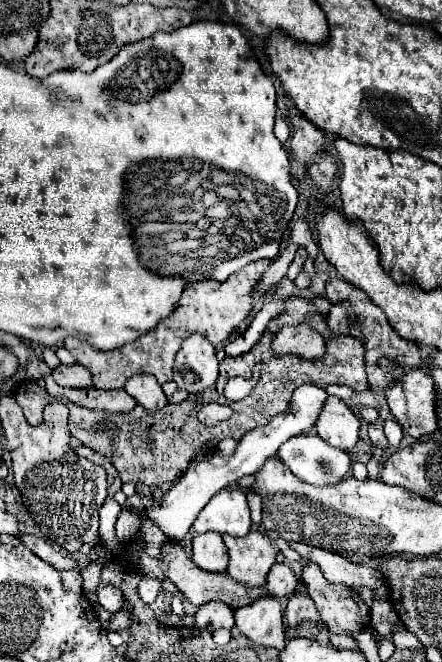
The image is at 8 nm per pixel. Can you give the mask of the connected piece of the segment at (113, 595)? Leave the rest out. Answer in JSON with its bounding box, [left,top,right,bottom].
[99,586,123,614]

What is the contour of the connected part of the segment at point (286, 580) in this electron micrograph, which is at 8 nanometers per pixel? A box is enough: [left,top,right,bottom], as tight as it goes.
[265,562,297,598]

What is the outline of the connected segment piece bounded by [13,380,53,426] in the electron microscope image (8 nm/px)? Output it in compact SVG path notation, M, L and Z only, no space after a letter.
M27 380L15 388L13 396L19 402L19 406L23 408L25 418L31 426L41 424L43 408L53 402L53 396L49 396L43 388L39 388L37 382L27 382Z

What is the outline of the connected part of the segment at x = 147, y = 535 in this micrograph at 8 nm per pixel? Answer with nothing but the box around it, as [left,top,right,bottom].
[139,520,167,556]

